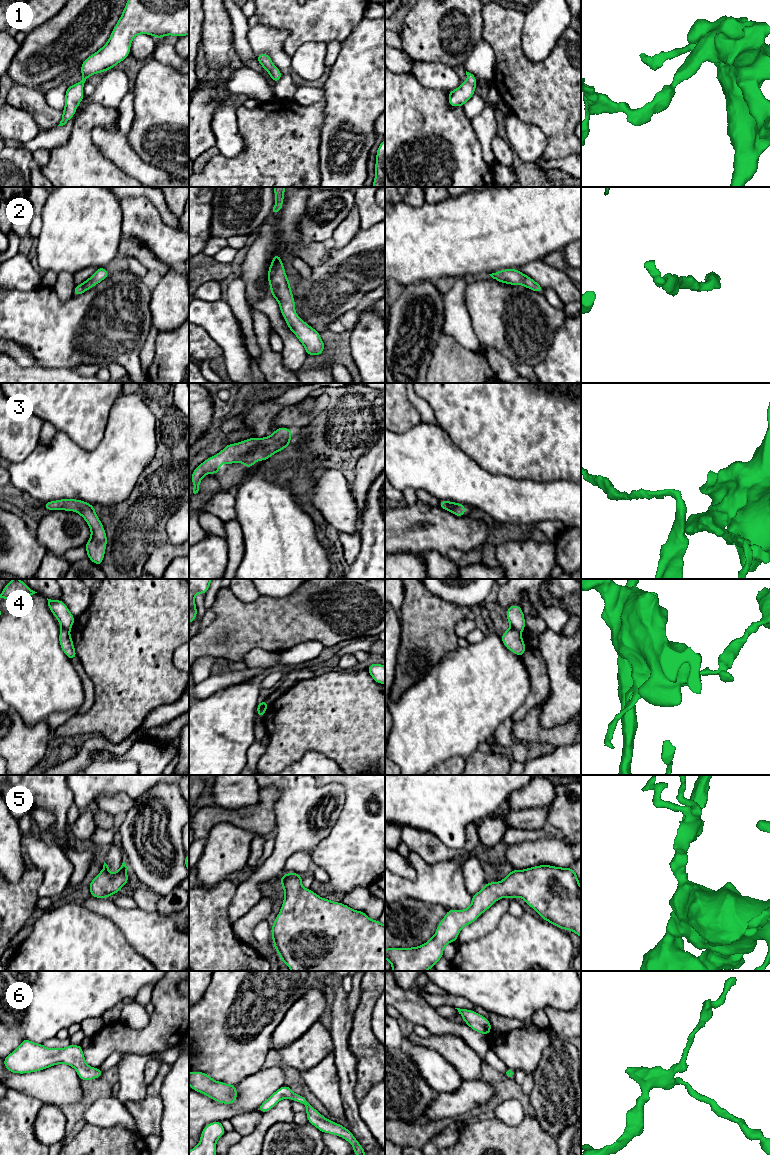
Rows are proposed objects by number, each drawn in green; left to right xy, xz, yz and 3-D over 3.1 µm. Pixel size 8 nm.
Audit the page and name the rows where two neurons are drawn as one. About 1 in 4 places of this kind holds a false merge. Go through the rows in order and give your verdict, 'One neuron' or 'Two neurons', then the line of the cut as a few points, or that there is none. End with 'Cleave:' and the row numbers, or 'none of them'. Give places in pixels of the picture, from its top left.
1: One neuron. No split
2: One neuron. No split
3: One neuron. No split
4: Two neurons. Split along xz (266, 707), (257, 711)
5: One neuron. No split
6: One neuron. No split
Cleave: 4

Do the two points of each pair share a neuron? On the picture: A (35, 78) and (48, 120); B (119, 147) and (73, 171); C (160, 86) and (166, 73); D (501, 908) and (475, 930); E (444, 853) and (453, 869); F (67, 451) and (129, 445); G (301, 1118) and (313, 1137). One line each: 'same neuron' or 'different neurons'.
A: different neurons
B: different neurons
C: same neuron
D: same neuron
E: different neurons
F: same neuron
G: different neurons

